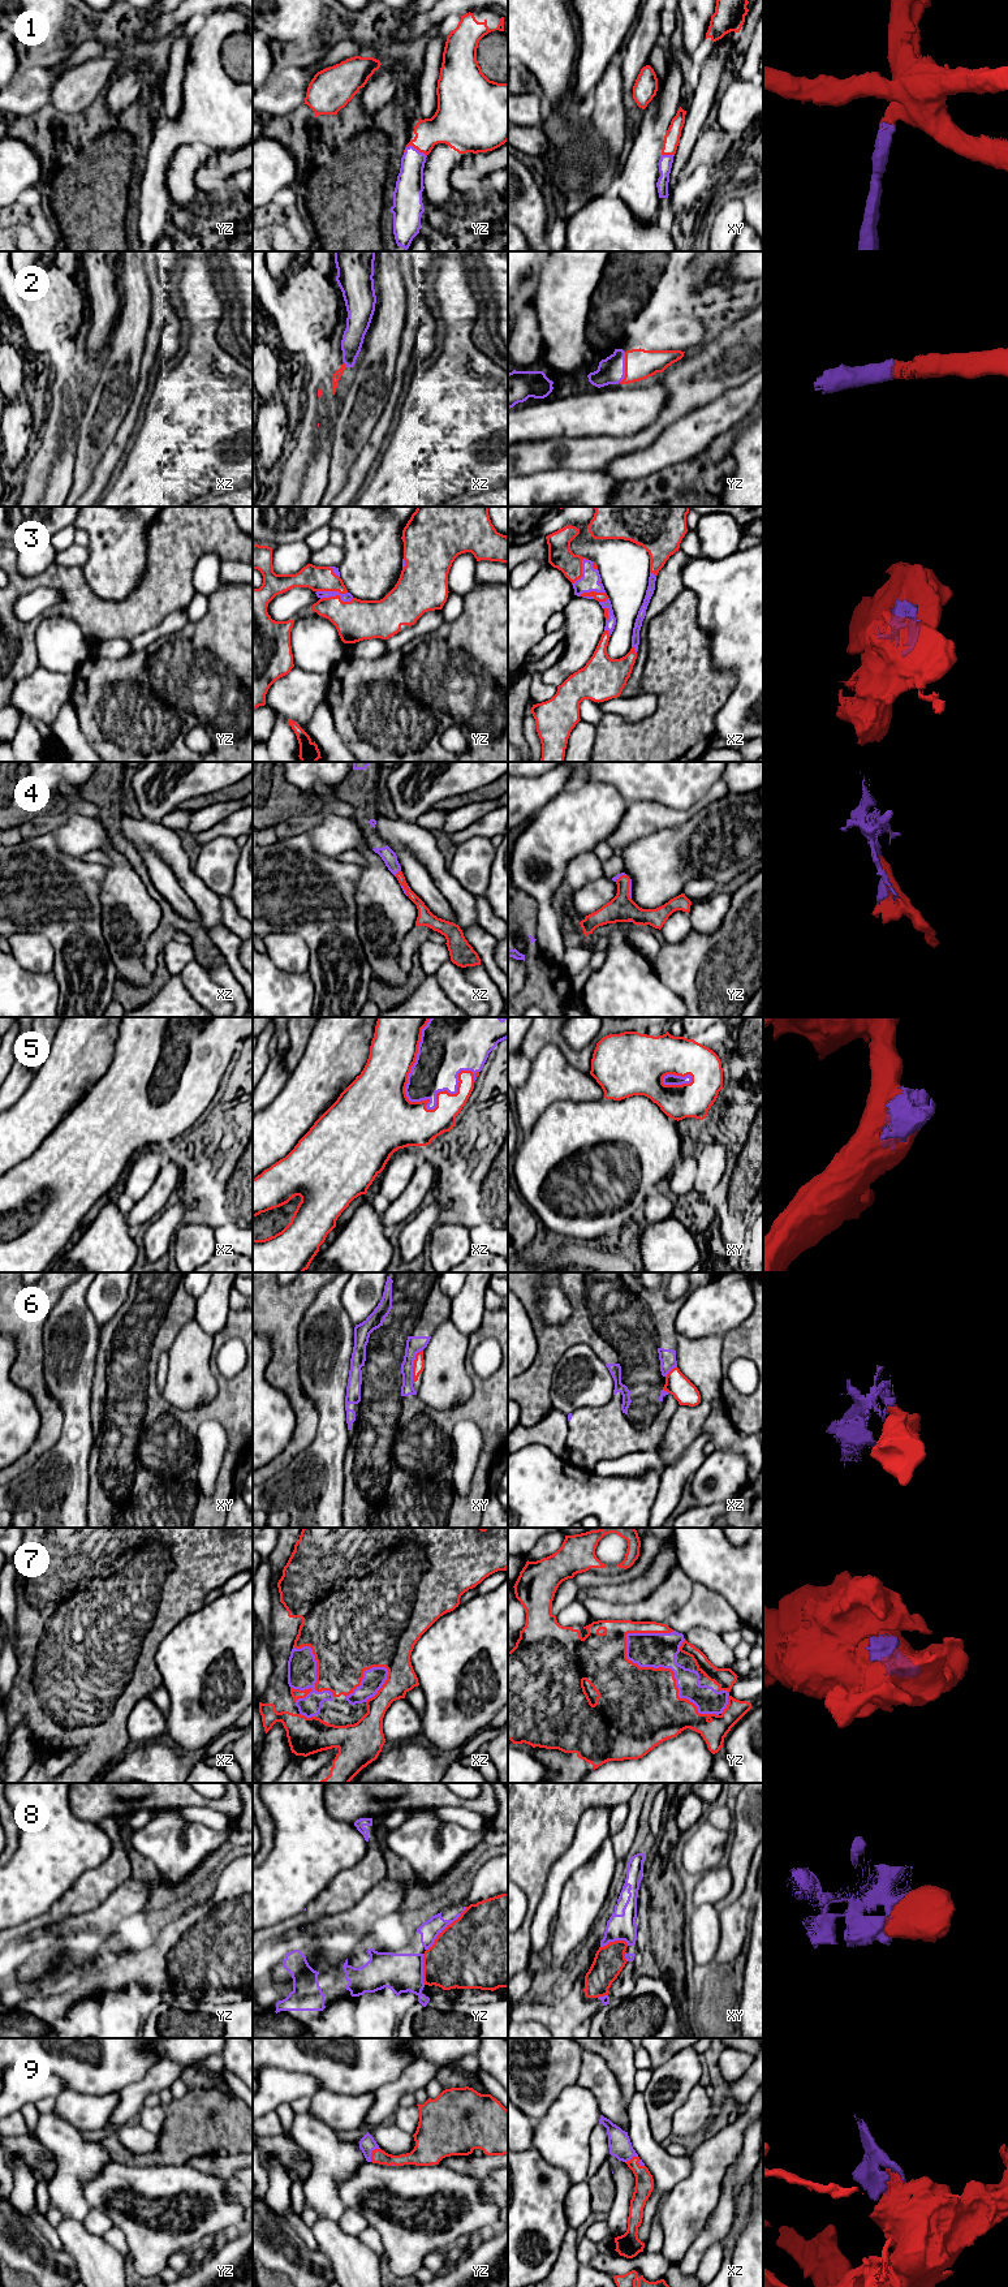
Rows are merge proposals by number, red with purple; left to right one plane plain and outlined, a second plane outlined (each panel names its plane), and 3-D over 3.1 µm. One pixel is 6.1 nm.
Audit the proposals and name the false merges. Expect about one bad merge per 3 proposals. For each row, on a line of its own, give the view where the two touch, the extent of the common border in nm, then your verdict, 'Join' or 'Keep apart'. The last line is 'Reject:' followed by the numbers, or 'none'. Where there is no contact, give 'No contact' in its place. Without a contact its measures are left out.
1: Touches red in yz. Shared border 150 nm. Join
2: Touches red in yz. Shared border 200 nm. Join
3: Touches red in yz. Shared border 240 nm. Join
4: Touches red in xz. Shared border 60 nm. Join
5: Touches red in xz. Shared border 600 nm. Join
6: Touches red in xy. Shared border 200 nm. Keep apart
7: Touches red in yz. Shared border 750 nm. Join
8: Touches red in yz. Shared border 380 nm. Join
9: Touches red in yz. Shared border 110 nm. Join
Reject: 6

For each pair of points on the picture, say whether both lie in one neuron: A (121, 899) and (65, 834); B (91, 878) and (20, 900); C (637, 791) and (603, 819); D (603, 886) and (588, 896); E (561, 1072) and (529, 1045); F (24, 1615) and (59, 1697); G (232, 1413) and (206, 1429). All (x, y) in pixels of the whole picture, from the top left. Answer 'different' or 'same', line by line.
A: different
B: same
C: different
D: same
E: different
F: same
G: different

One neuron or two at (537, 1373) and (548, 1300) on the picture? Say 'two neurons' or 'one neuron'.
two neurons

